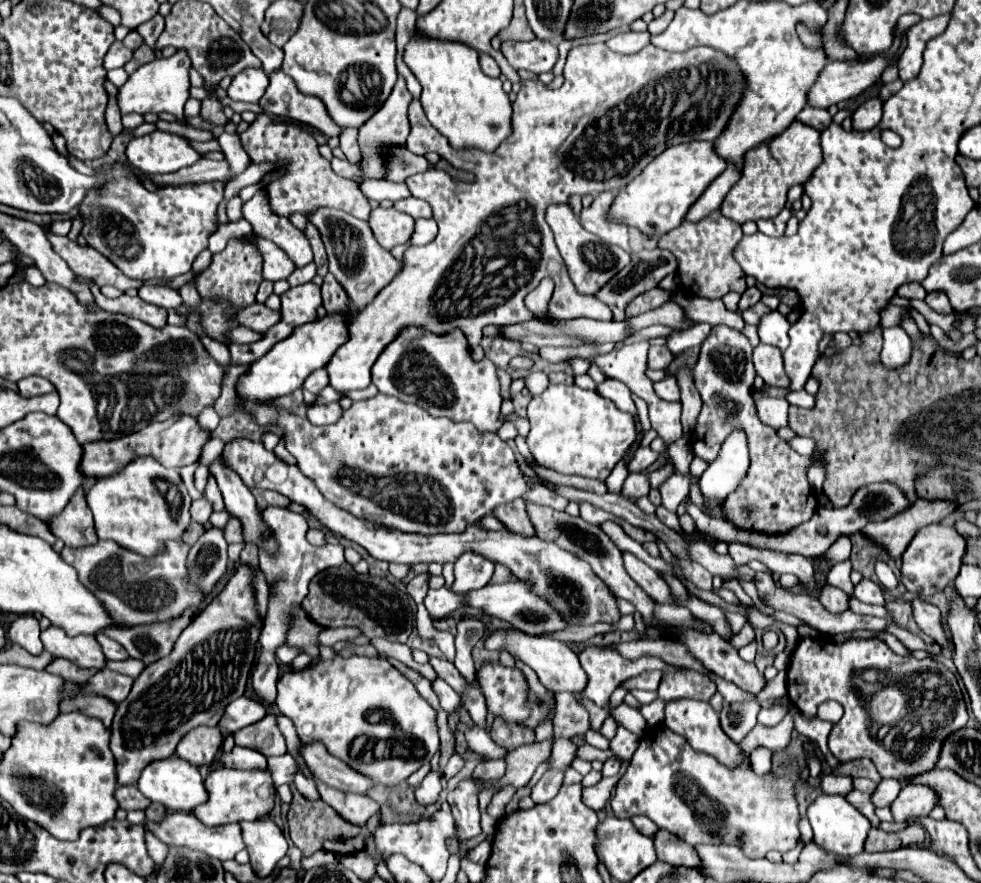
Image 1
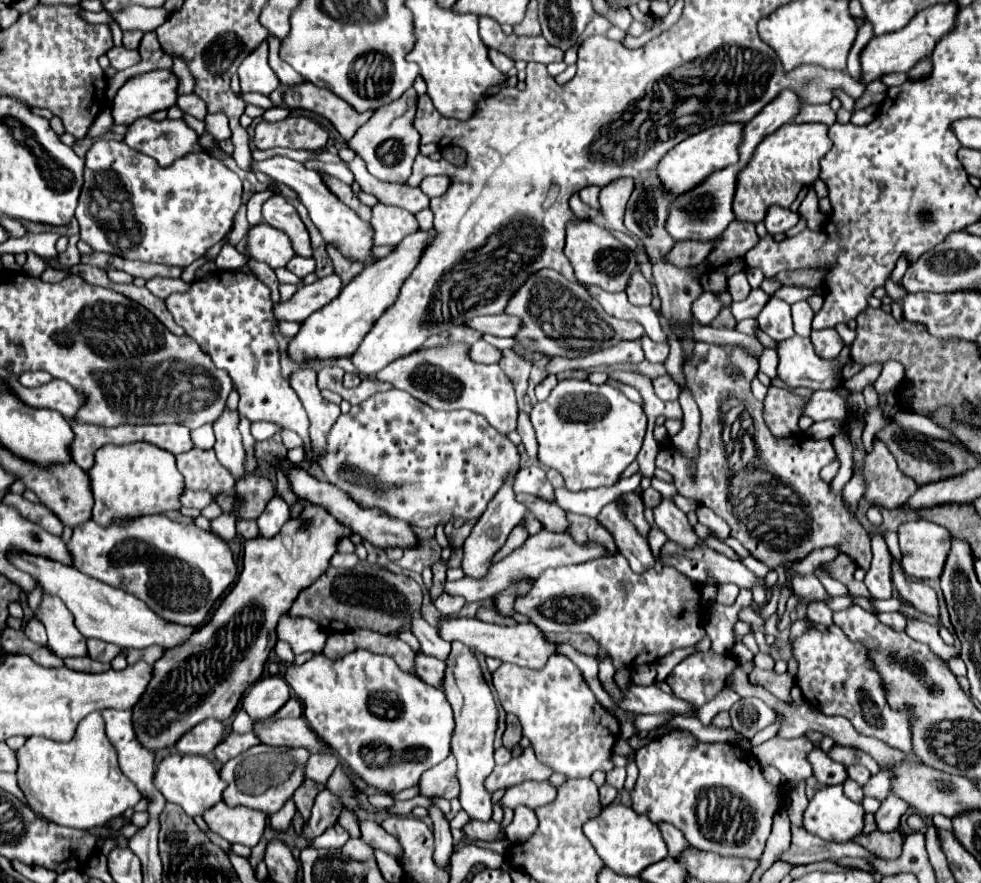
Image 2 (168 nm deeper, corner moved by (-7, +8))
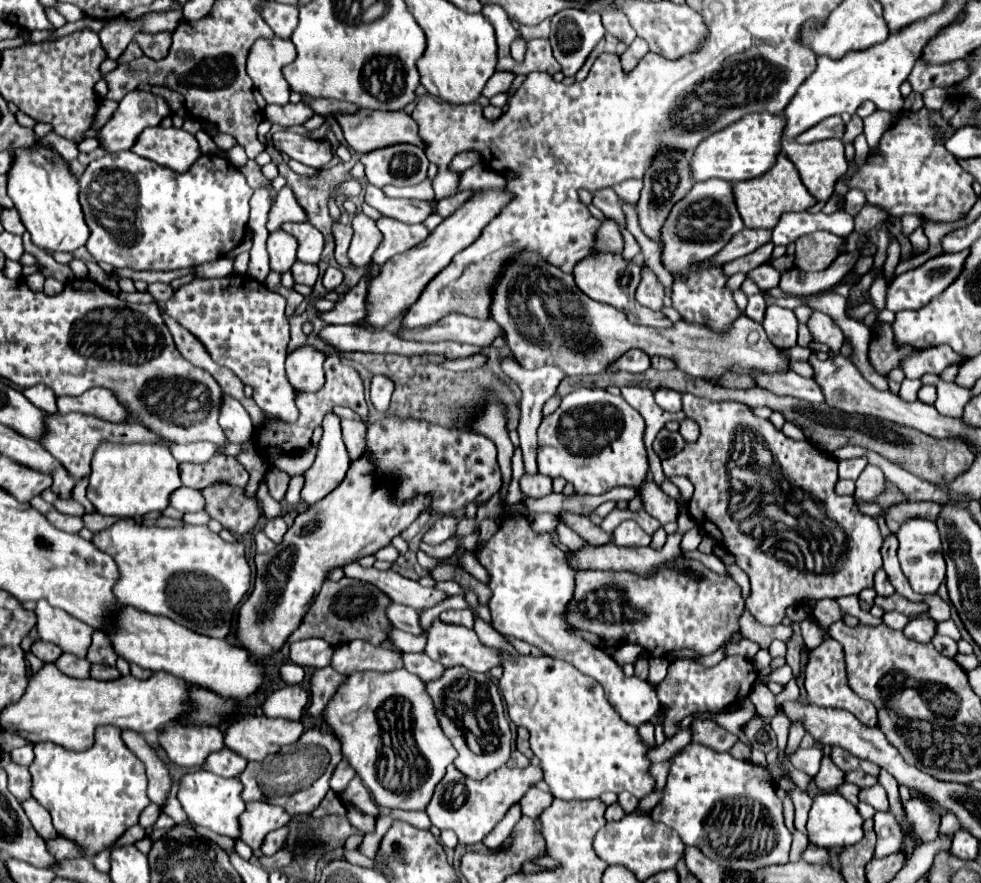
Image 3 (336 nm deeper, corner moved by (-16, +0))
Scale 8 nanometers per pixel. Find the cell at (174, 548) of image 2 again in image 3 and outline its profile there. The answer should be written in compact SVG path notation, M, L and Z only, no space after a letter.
M132 520L128 522L116 522L114 526L102 530L102 532L96 532L94 534L94 546L100 548L102 552L110 554L116 564L118 564L118 570L120 570L120 582L114 586L114 594L118 596L118 600L126 606L134 606L136 610L146 610L148 614L160 614L160 616L168 616L172 620L176 620L178 624L194 630L194 632L200 632L204 636L212 636L212 638L226 638L230 634L230 628L232 628L232 618L234 618L234 612L236 612L236 606L240 604L240 600L244 598L244 594L248 592L250 588L250 566L246 562L246 556L244 556L244 546L240 542L236 544L230 544L230 542L224 542L218 534L210 532L208 526L190 526L190 524L184 524L182 528L170 528L170 530L164 530L164 528L146 528L146 526L138 526L134 524Z

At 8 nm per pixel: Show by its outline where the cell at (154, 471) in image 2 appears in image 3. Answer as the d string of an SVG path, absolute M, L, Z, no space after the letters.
M100 442L92 458L88 480L88 500L100 514L132 516L136 522L140 522L146 512L162 512L168 506L168 496L182 486L178 462L164 444Z

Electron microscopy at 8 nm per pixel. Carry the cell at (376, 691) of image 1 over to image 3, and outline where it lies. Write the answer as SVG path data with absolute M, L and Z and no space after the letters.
M394 670L394 672L356 672L348 676L346 684L340 686L336 696L322 712L324 720L332 728L332 732L342 742L342 754L350 762L350 766L358 772L364 786L370 790L374 802L380 808L388 810L426 810L428 800L436 784L442 780L446 766L456 760L456 750L452 742L444 736L432 700L424 690L424 682L410 672Z

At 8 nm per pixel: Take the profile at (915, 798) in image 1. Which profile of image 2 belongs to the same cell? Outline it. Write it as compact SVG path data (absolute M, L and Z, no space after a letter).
M889 794L881 808L875 812L875 818L877 818L877 828L883 830L883 832L891 832L897 828L897 824L901 822L903 814L907 814L911 808L907 808L907 804L903 804L903 800L899 800L899 796L895 794Z

